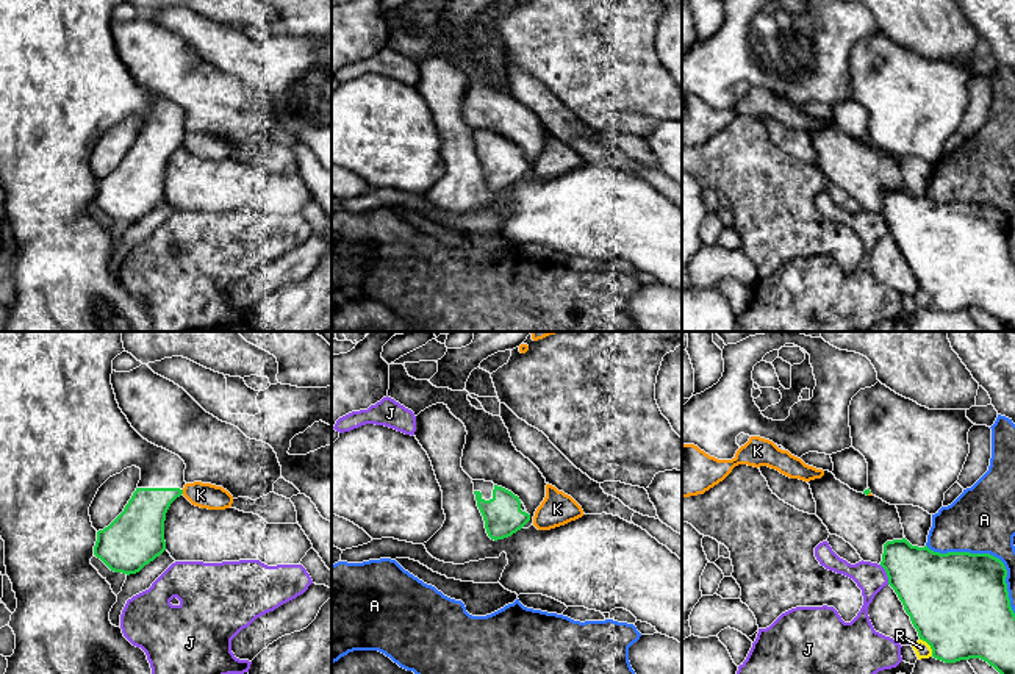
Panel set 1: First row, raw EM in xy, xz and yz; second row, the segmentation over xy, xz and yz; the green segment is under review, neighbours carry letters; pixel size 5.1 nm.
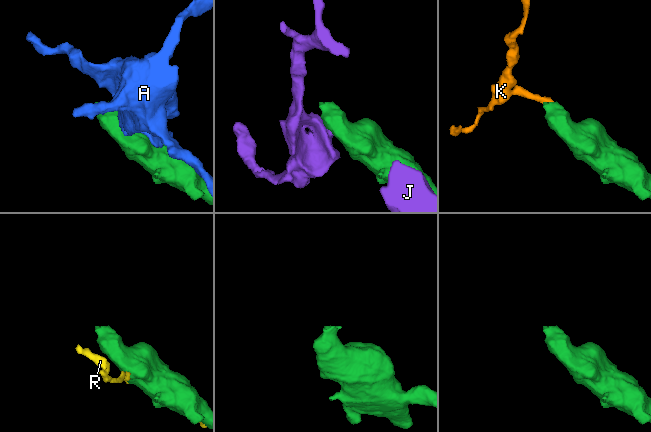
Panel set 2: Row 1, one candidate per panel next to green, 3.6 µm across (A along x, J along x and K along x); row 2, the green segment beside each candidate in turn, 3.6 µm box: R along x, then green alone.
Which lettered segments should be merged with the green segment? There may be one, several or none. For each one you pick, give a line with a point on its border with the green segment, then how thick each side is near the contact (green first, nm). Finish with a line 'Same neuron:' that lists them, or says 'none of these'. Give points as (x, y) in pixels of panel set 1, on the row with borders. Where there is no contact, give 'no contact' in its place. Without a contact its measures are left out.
Same neuron: none of these

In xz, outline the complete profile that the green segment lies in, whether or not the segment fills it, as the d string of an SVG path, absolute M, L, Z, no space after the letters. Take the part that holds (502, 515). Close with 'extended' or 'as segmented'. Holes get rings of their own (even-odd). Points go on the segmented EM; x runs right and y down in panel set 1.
M472 480L477 507L491 540L504 540L521 530L529 521L524 504L511 491L493 482Z; extended

